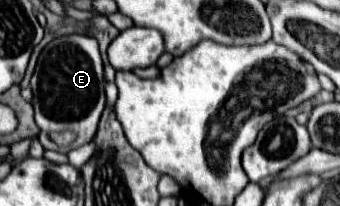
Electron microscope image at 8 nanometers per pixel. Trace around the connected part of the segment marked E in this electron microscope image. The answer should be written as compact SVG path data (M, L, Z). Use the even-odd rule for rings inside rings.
M67 34L51 40L39 56L39 62L31 78L31 90L33 90L35 122L41 128L41 134L37 138L45 150L67 154L69 150L79 148L89 140L93 140L101 112L105 108L103 60L99 54L97 40L85 34ZM63 130L77 132L77 140L67 148L59 148L49 138L49 132L63 132Z

